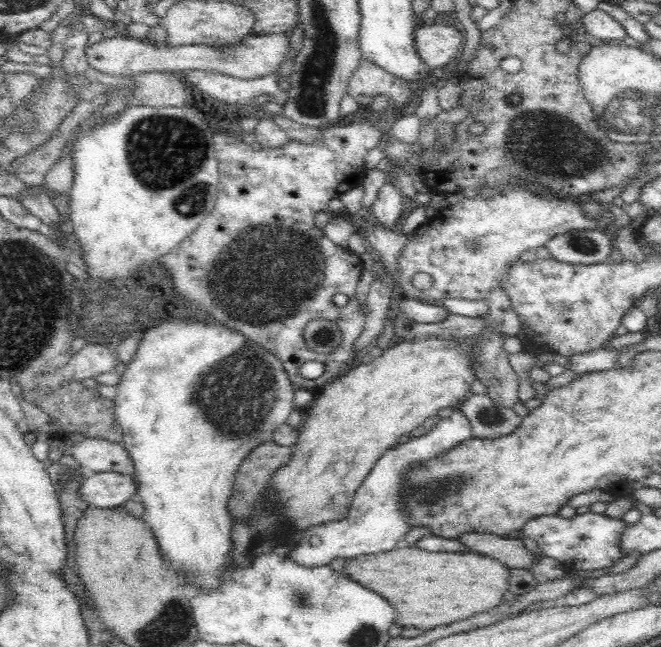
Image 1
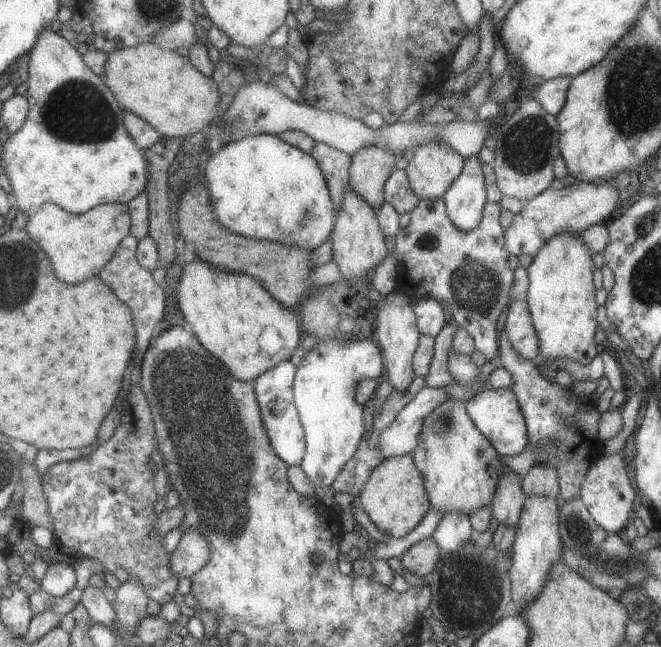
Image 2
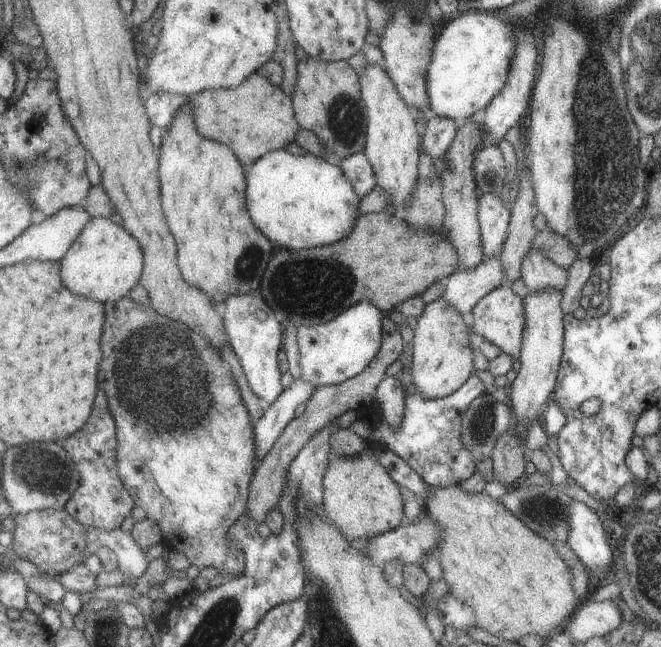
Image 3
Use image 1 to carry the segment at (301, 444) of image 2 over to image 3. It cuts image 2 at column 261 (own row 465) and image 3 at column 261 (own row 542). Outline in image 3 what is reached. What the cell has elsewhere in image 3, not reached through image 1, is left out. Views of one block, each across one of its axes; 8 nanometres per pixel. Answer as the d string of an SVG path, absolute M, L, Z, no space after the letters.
M258 288L249 293L230 295L222 302L221 313L229 344L237 354L252 392L261 402L272 404L283 391L277 356L283 348L284 326L280 325Z

